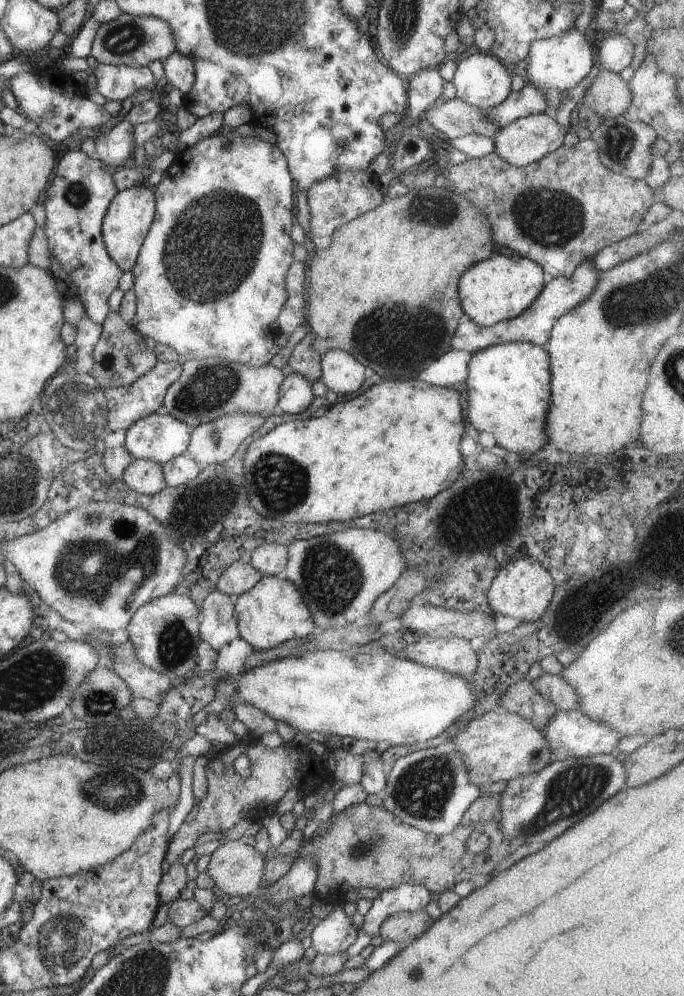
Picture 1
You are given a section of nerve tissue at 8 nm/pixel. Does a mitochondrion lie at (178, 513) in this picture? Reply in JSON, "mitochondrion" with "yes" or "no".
{"mitochondrion":"yes"}

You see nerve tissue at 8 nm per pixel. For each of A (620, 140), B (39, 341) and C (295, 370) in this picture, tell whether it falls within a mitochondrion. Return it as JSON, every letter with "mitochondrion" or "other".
{"A":"mitochondrion","B":"other","C":"other"}

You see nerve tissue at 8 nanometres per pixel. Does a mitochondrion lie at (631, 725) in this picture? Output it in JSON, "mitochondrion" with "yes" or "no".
{"mitochondrion":"no"}

